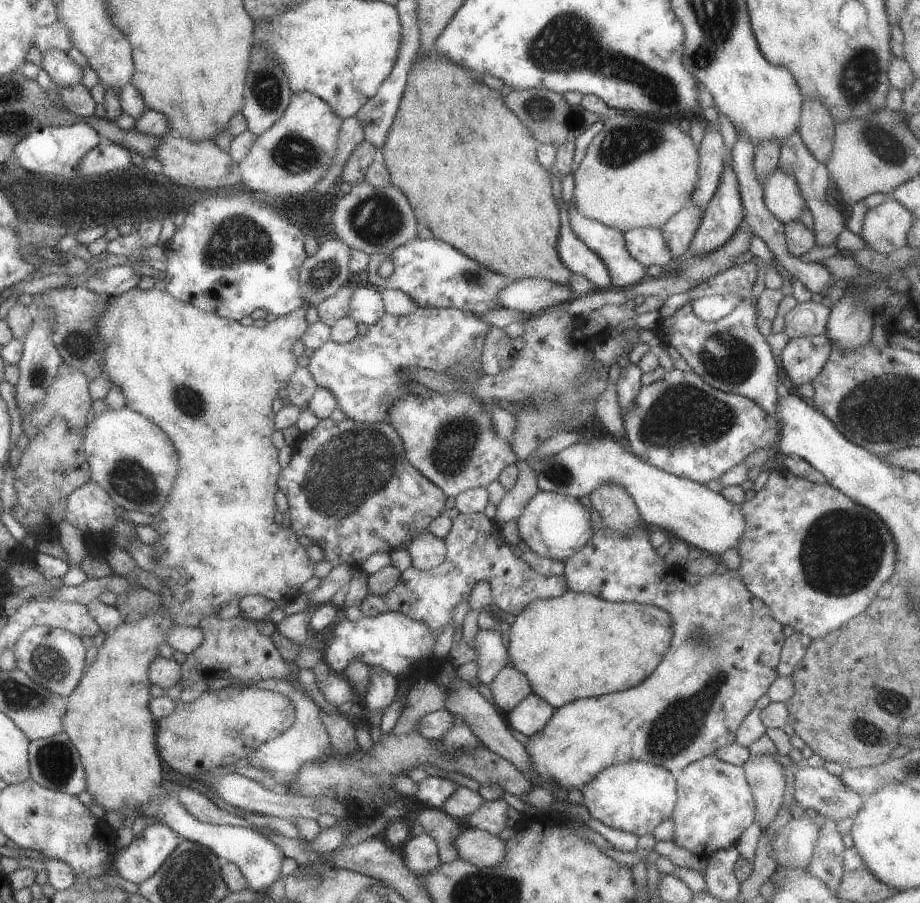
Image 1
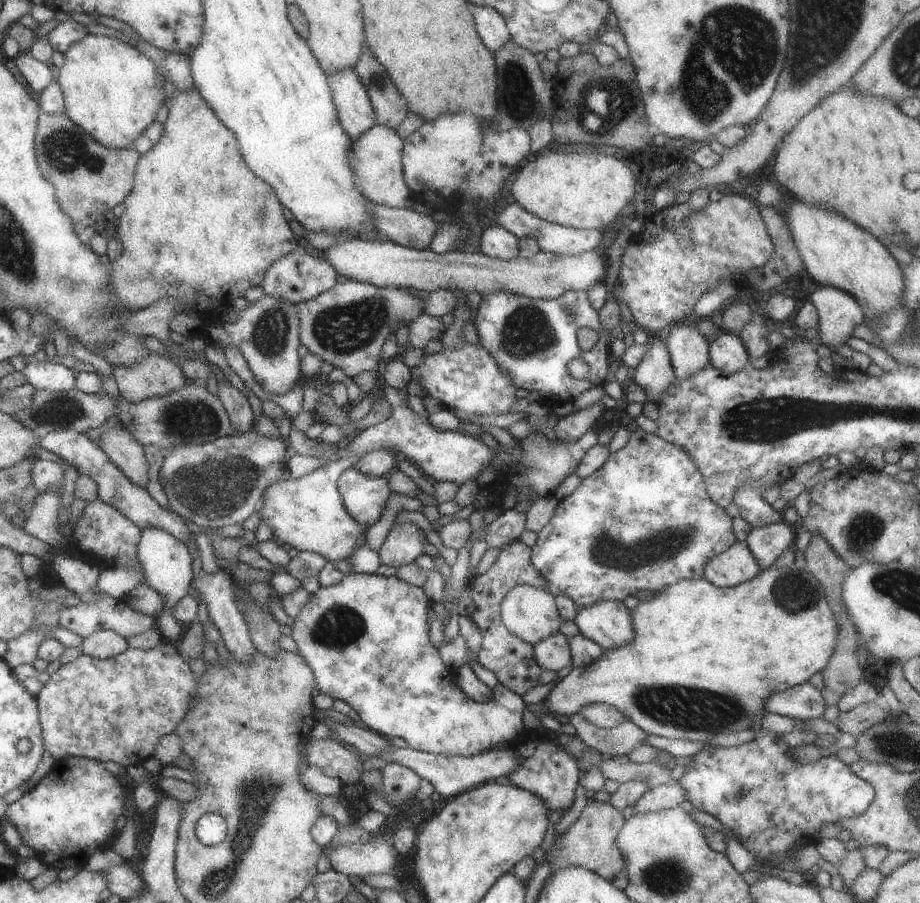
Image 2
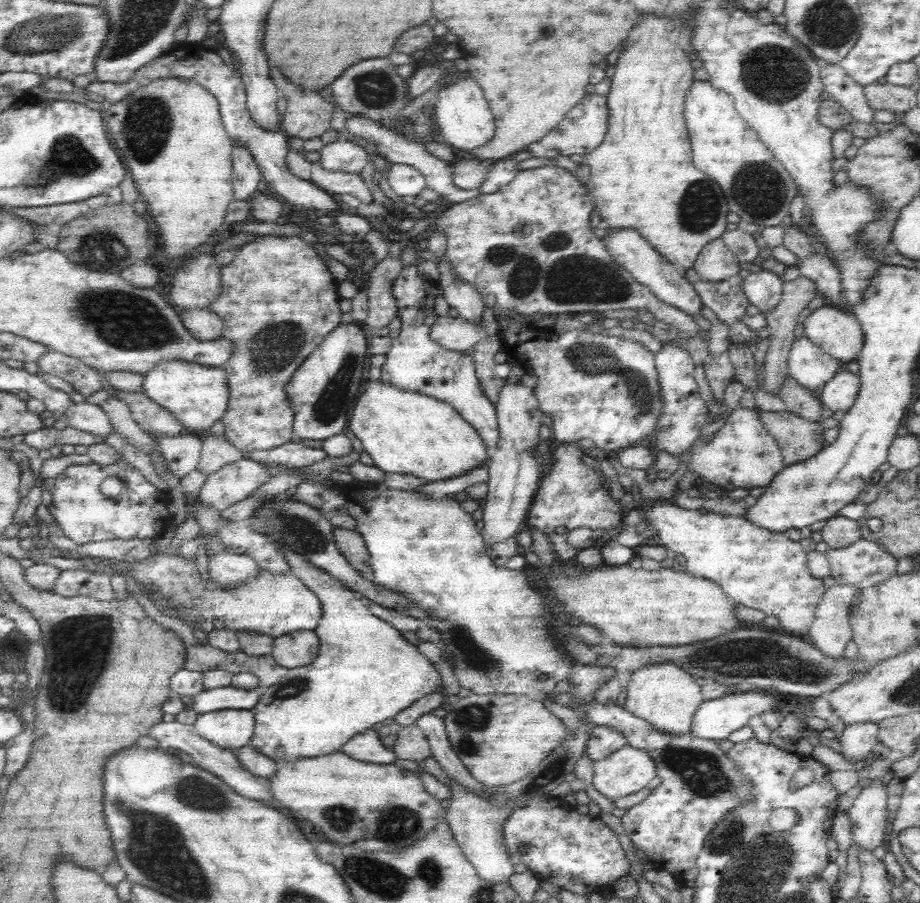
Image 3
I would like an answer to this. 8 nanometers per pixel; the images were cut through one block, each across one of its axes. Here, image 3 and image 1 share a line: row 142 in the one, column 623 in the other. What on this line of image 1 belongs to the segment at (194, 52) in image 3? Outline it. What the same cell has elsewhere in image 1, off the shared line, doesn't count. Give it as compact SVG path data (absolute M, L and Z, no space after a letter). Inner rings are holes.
M572 200L569 204L568 212L568 223L570 224L573 234L590 248L599 258L603 261L606 266L607 274L609 275L609 289L618 290L630 288L633 285L644 281L646 277L646 267L639 264L635 259L631 258L631 255L626 251L622 232L615 230L614 228L605 226L600 222L588 219L587 217L581 216L577 210L575 210Z

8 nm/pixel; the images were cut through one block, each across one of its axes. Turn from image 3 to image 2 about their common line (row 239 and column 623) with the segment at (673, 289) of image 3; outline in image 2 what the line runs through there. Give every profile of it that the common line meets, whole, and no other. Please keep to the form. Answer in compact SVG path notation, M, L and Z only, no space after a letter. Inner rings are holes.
M597 600L589 606L576 607L577 614L572 622L577 626L581 636L598 644L603 650L617 648L627 644L633 638L633 626L631 626L631 614L622 602L614 600Z

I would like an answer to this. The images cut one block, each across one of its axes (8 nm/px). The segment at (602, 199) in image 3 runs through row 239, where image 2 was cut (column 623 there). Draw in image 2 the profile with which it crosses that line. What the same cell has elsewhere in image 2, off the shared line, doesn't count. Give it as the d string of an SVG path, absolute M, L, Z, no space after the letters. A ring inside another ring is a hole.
M791 564L785 568L767 567L765 570L759 571L753 578L735 586L721 588L709 584L703 577L695 580L679 580L666 586L663 590L658 590L645 602L640 601L633 608L629 609L631 614L631 626L633 626L633 638L617 648L609 648L604 650L603 654L593 660L591 664L581 666L572 666L566 676L558 679L553 683L553 688L548 692L547 696L541 700L544 711L537 712L538 716L556 715L569 716L579 712L579 708L587 706L591 703L605 703L613 706L615 710L623 712L623 716L627 716L627 721L631 721L637 728L645 730L653 736L663 736L663 738L693 740L693 742L705 742L709 734L719 732L719 718L721 718L721 732L719 734L731 734L731 732L739 732L739 730L747 730L755 724L755 720L764 714L763 704L765 700L773 694L773 692L785 691L788 688L799 686L808 681L813 674L821 672L827 664L827 660L833 654L835 642L837 642L837 624L833 620L833 612L827 606L823 588L819 586L819 580L807 569L799 569L795 564Z

